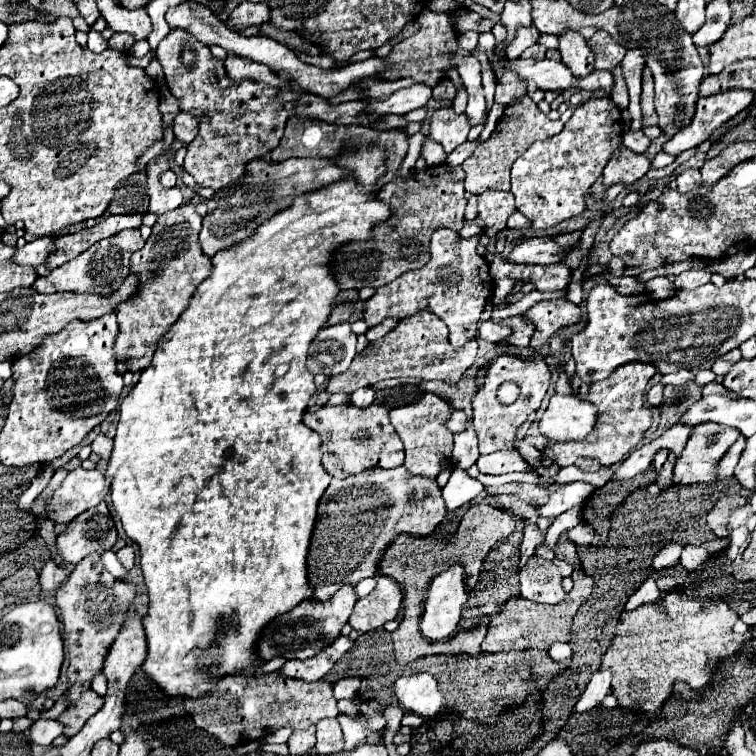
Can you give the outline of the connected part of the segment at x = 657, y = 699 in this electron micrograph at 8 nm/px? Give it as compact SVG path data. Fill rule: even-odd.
M664 592L662 602L654 606L644 604L634 612L624 612L616 626L616 638L604 654L600 666L602 670L612 670L614 674L612 694L618 698L618 706L640 714L654 714L664 706L676 682L688 682L690 686L706 686L708 678L712 676L710 666L716 664L716 660L734 654L744 644L744 636L734 634L732 630L736 620L738 614L722 600L684 600L676 592ZM660 608L664 608L666 614L662 614Z

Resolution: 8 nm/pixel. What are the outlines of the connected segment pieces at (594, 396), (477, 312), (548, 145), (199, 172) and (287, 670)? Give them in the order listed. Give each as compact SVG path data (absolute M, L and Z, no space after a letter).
M628 362L626 366L614 370L610 378L590 384L588 396L584 400L590 400L598 408L598 426L594 426L594 430L582 440L570 440L570 442L548 440L544 450L540 452L542 464L544 466L558 464L560 468L566 468L566 466L572 466L576 458L594 458L602 466L612 466L626 460L644 438L644 432L650 430L652 426L654 412L644 402L644 392L646 392L648 380L654 374L656 374L656 368L652 364Z
M436 230L430 242L430 262L420 270L410 270L398 276L394 282L380 286L376 294L366 300L364 320L368 322L368 326L376 326L386 318L406 318L420 310L430 310L448 326L452 346L464 346L466 342L476 338L486 300L494 290L490 264L476 252L476 244L478 236L464 240L454 230Z
M590 98L588 102L580 104L572 118L564 124L564 130L548 140L534 142L514 164L512 164L512 194L516 198L516 210L520 210L530 222L532 228L550 228L578 216L586 210L584 192L602 176L604 166L618 150L622 142L622 114L620 108L608 98Z
M172 30L158 44L156 56L164 68L170 92L180 102L180 110L198 120L198 134L188 146L184 168L194 176L200 188L210 186L220 190L228 186L246 172L252 160L262 158L278 146L288 120L284 104L276 100L280 88L256 80L234 84L226 74L224 60L214 58L206 44L196 42L194 36L184 30Z
M340 636L334 640L332 646L328 646L326 650L322 650L322 654L316 654L314 658L308 660L288 660L282 668L280 668L280 676L286 678L296 678L296 680L304 680L304 682L316 682L320 680L334 664L336 660L346 654L352 648L352 640L348 636Z

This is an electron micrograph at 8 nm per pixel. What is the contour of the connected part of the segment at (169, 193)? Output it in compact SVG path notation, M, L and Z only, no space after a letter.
M172 150L158 160L156 166L152 166L150 170L146 170L148 176L148 196L150 196L150 212L154 212L156 216L168 212L168 210L176 210L182 204L182 194L176 194L176 190L168 190L160 186L158 176L168 170L168 162L172 158Z

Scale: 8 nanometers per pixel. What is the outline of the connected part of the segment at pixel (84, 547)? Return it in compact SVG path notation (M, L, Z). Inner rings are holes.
M100 502L96 508L90 508L80 516L86 516L86 522L78 518L72 520L56 538L58 550L64 562L70 566L76 566L76 562L80 562L90 552L102 554L110 550L118 540L106 502Z

